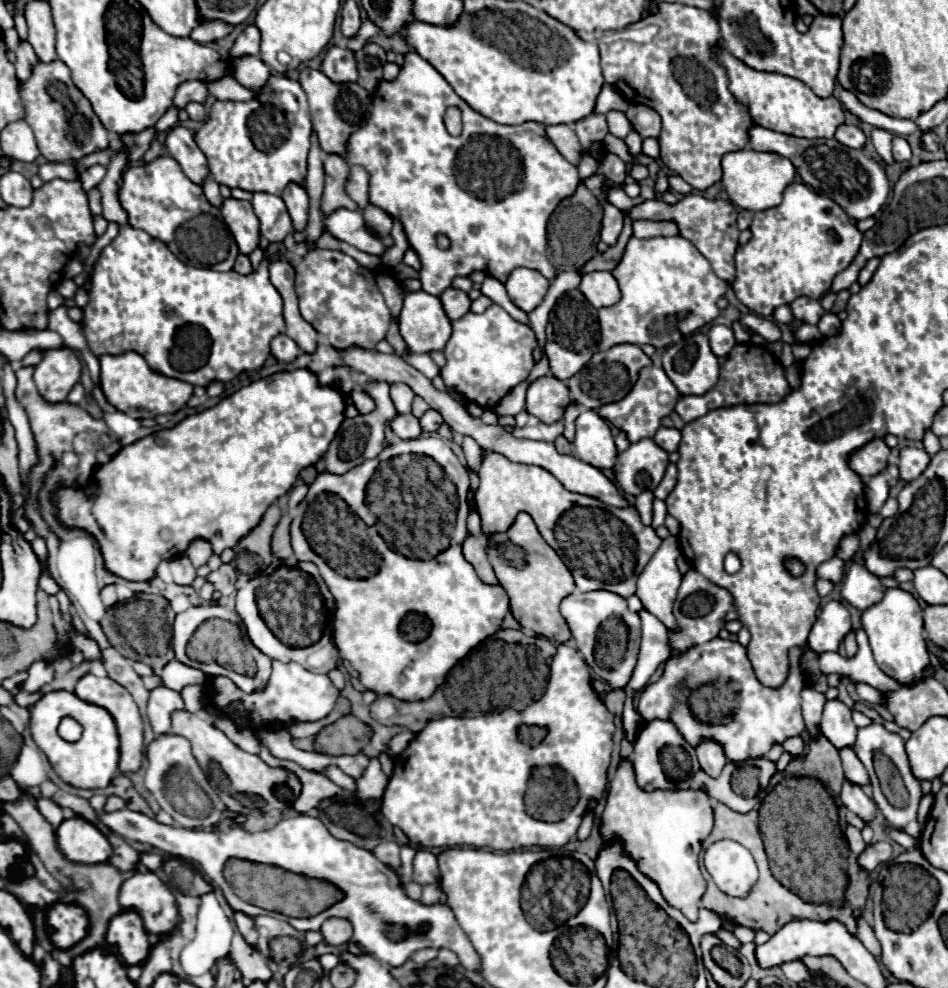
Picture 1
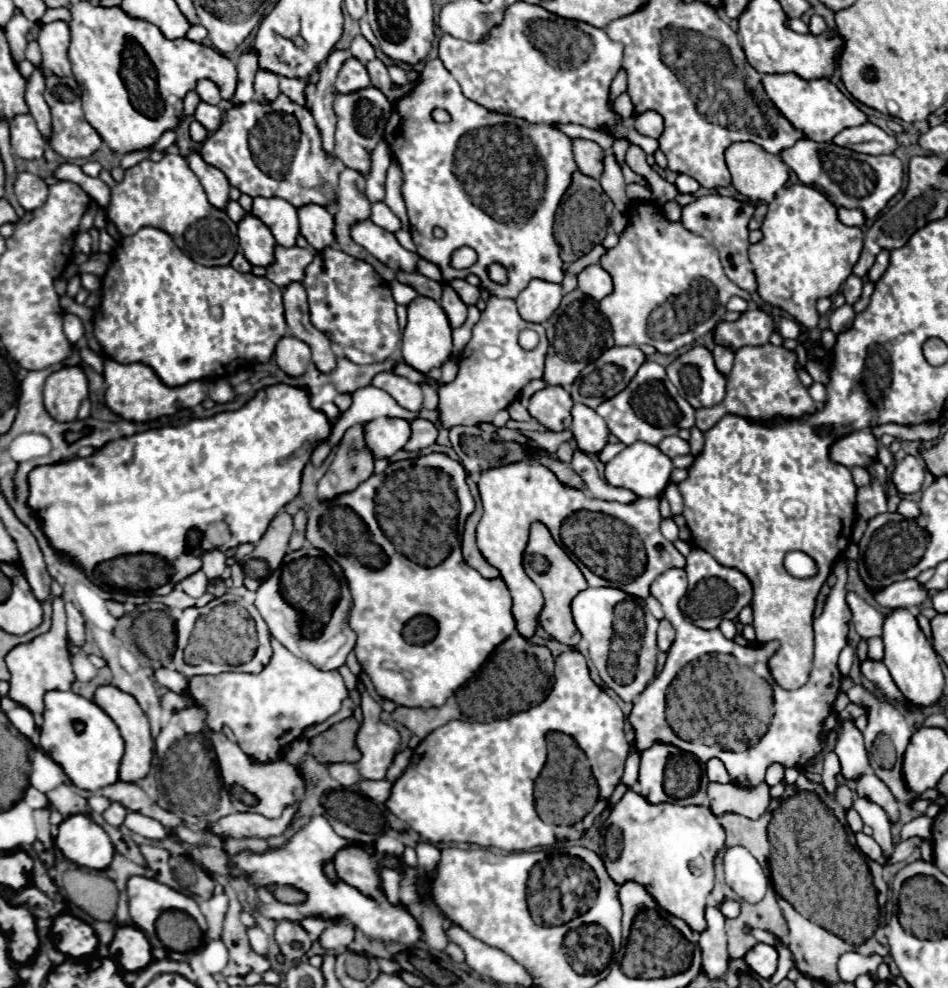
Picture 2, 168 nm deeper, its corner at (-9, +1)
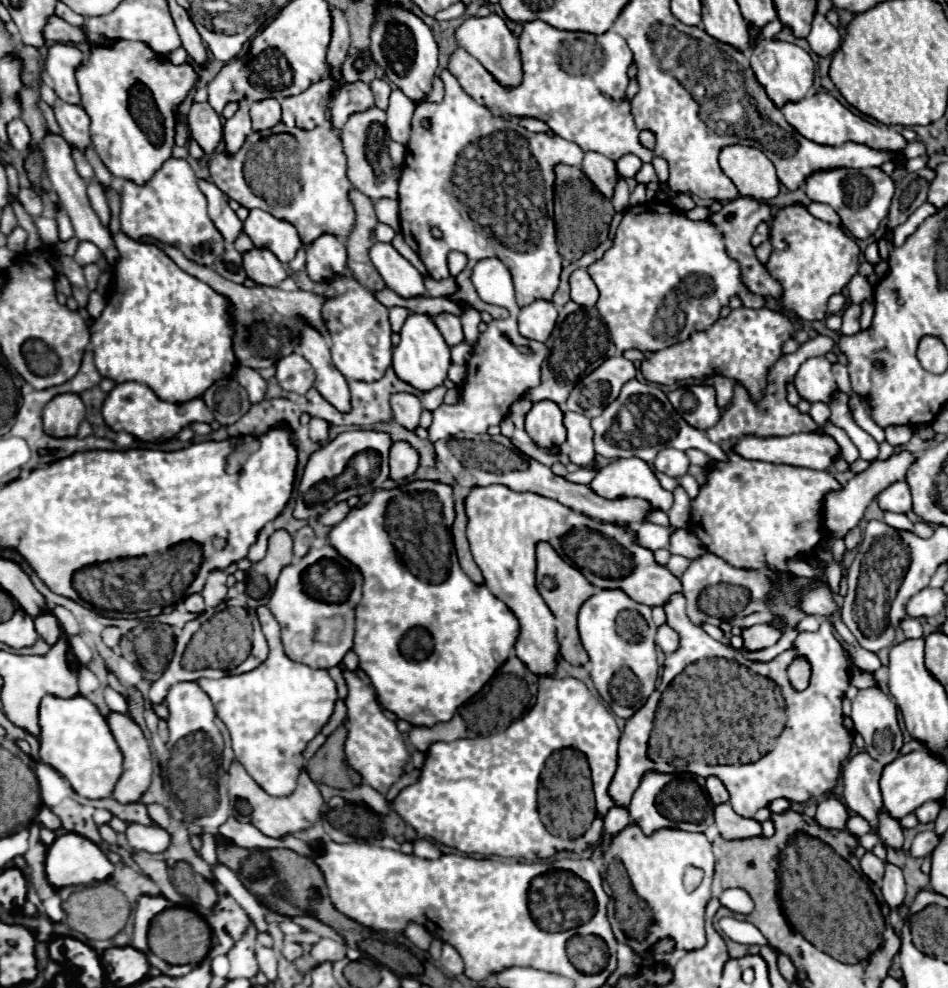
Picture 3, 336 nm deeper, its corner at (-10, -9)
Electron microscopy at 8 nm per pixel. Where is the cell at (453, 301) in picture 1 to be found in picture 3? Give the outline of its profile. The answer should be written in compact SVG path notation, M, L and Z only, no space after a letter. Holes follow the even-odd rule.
M438 314L438 316L434 316L434 324L438 326L438 330L444 336L448 346L456 346L456 344L460 344L464 340L462 324L460 324L458 316L454 316L454 314Z

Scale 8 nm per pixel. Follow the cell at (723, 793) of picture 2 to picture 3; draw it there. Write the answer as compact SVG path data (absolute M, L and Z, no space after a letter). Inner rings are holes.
M718 804L714 808L714 820L720 830L720 834L728 840L734 838L750 838L762 834L762 824L754 818L742 818L732 812L730 804Z

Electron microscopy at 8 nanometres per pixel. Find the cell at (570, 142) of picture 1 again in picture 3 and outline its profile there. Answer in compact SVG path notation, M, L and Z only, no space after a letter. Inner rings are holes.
M586 152L584 160L580 164L580 170L590 178L590 182L606 196L612 198L614 184L616 184L616 164L598 154L598 152Z

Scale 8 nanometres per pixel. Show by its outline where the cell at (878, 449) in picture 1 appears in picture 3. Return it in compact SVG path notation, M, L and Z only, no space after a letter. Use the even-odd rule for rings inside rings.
M808 432L808 434L792 434L784 438L756 438L756 436L744 436L736 440L734 446L736 454L748 460L762 460L762 462L774 462L774 464L792 464L792 466L804 466L814 470L828 470L834 466L836 458L840 456L838 442L828 434Z

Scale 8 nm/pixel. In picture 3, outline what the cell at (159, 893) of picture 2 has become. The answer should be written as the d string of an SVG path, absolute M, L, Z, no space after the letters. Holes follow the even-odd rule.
M142 896L134 908L134 940L132 940L132 946L142 950L148 956L150 964L162 968L164 972L168 970L168 964L158 962L158 958L150 954L150 948L146 946L146 926L150 926L150 918L154 918L158 910L166 910L166 906L170 906L170 900L166 900L164 896Z

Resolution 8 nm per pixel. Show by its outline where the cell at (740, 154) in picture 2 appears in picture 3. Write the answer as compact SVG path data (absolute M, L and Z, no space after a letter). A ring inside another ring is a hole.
M726 146L720 152L720 168L734 182L740 196L772 200L780 192L774 164L764 152L750 146Z

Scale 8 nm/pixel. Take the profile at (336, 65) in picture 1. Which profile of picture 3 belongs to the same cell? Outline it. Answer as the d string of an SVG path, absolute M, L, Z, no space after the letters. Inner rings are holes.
M346 82L338 96L332 100L332 126L340 130L348 116L354 112L362 112L374 104L374 96L368 84L364 82Z

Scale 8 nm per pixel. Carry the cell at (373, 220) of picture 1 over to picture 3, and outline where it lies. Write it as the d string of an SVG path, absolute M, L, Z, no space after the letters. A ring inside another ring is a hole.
M382 222L376 226L376 240L378 242L392 242L394 236L396 236L396 230L392 226L386 226Z

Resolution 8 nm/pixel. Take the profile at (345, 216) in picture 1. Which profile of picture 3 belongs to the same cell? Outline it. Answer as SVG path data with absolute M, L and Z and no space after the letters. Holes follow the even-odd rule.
M376 242L370 248L370 260L384 278L386 286L396 294L406 298L426 294L426 286L420 272L404 256L400 256L392 244Z

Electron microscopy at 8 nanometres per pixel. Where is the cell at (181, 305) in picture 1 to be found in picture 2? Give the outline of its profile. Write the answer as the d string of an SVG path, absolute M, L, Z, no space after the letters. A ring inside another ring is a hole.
M141 228L137 234L125 236L113 250L113 258L111 264L103 276L103 284L101 284L101 306L95 312L95 338L103 348L103 356L111 358L119 364L131 364L131 362L141 362L145 366L149 366L151 370L155 370L155 374L159 376L159 380L165 386L183 386L187 382L193 380L215 380L217 376L229 376L233 374L239 366L243 364L257 364L257 362L267 362L273 356L273 350L279 342L279 338L283 338L285 334L285 310L283 310L283 300L281 300L281 290L279 286L275 286L271 280L267 278L259 278L253 274L241 274L237 270L233 270L231 266L221 266L221 268L207 268L201 266L197 262L193 262L189 256L185 256L175 242L171 240L171 236L167 232L161 232L159 228Z

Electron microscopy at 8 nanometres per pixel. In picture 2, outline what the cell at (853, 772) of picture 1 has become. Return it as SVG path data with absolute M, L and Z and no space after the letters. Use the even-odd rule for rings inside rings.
M867 772L865 776L861 776L857 780L857 794L861 798L867 798L867 800L875 802L877 806L881 806L887 812L891 824L899 822L899 806L897 806L895 796L889 792L889 788L873 772Z

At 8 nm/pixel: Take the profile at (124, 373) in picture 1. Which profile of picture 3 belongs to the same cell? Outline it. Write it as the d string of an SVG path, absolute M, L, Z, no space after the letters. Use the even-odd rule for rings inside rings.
M140 382L116 384L108 392L108 398L104 400L102 416L104 416L106 424L112 430L116 430L116 432L126 430L126 432L130 432L132 436L136 436L136 438L140 438L144 442L172 438L176 432L180 432L190 422L206 422L206 424L210 424L214 420L210 410L206 410L206 404L202 402L202 398L192 398L192 400L180 402L180 404L164 402L152 392L152 388L148 388L146 384L140 384Z

